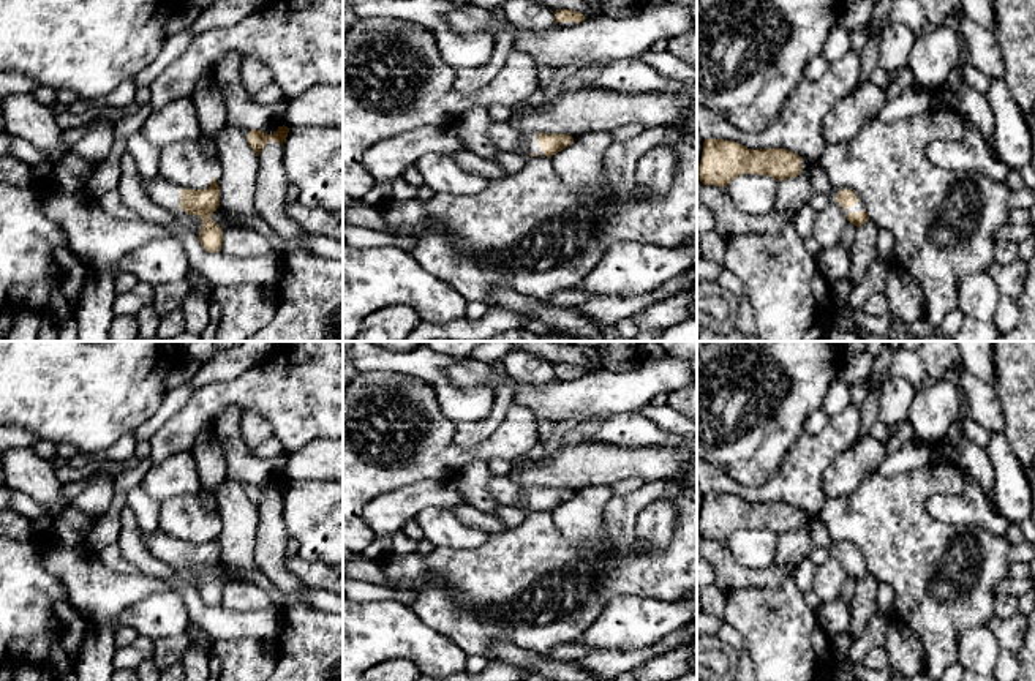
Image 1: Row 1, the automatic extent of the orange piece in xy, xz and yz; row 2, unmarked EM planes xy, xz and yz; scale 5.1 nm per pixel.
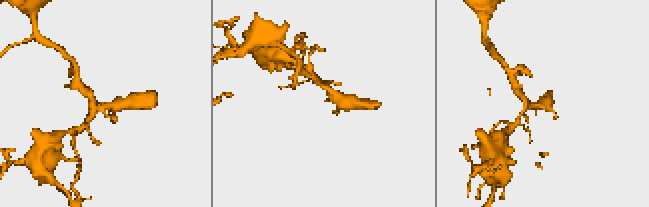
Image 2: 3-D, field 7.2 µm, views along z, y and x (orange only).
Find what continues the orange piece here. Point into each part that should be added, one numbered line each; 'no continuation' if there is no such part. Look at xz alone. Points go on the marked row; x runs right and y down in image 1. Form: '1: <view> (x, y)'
1: xz (528, 144)

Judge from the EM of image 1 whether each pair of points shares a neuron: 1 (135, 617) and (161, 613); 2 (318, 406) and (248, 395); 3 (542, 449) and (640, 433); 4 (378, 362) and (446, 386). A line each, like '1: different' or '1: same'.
1: same
2: same
3: same
4: same

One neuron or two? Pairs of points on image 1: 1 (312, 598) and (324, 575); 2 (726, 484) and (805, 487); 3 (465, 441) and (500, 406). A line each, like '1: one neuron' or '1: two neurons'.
1: two neurons
2: one neuron
3: one neuron

